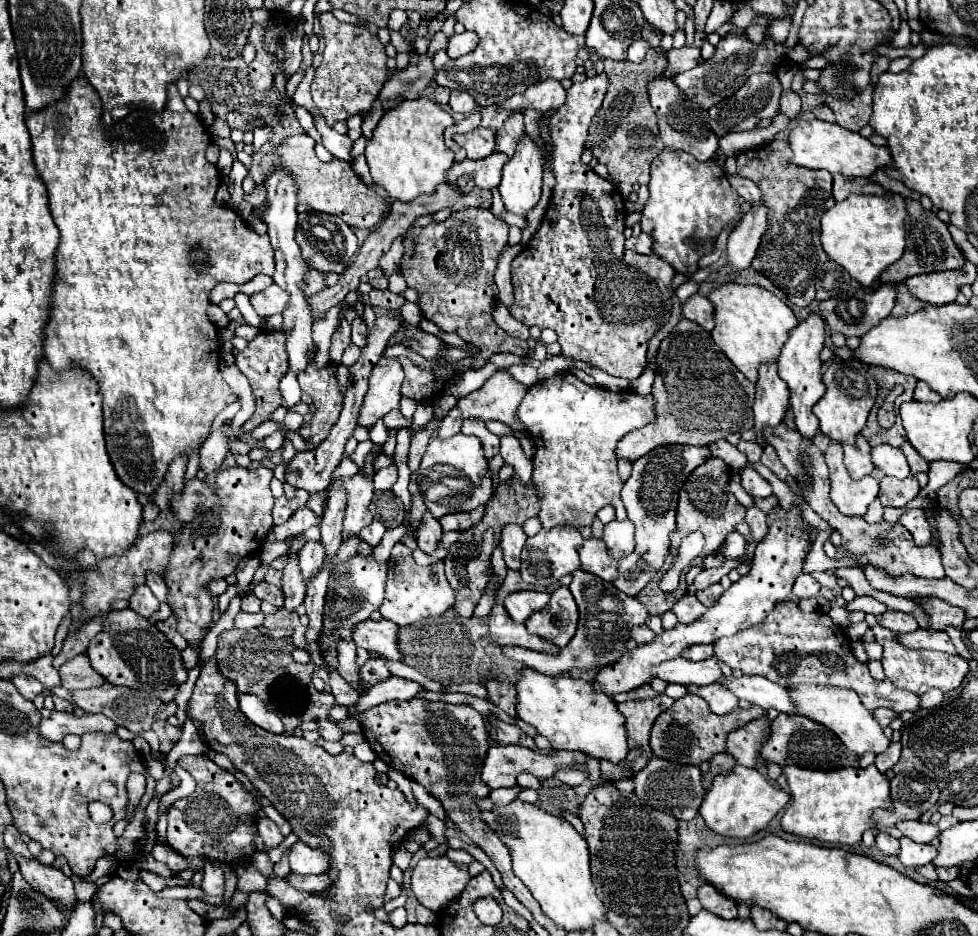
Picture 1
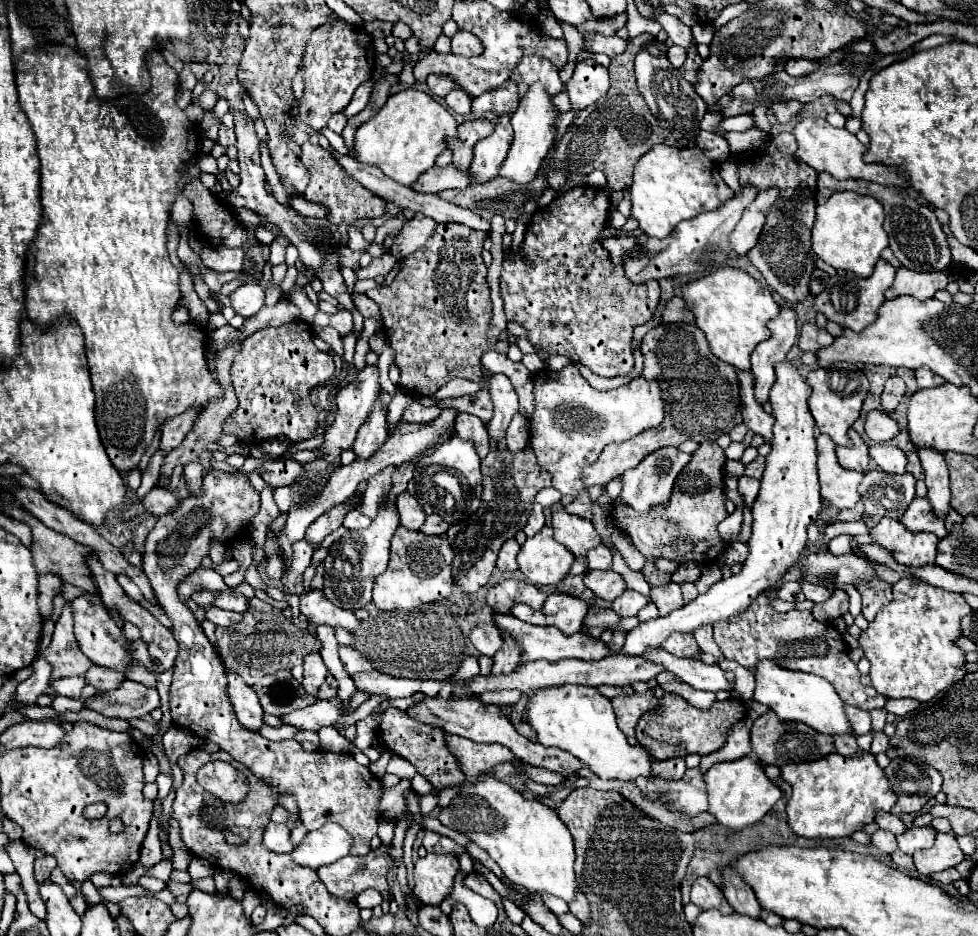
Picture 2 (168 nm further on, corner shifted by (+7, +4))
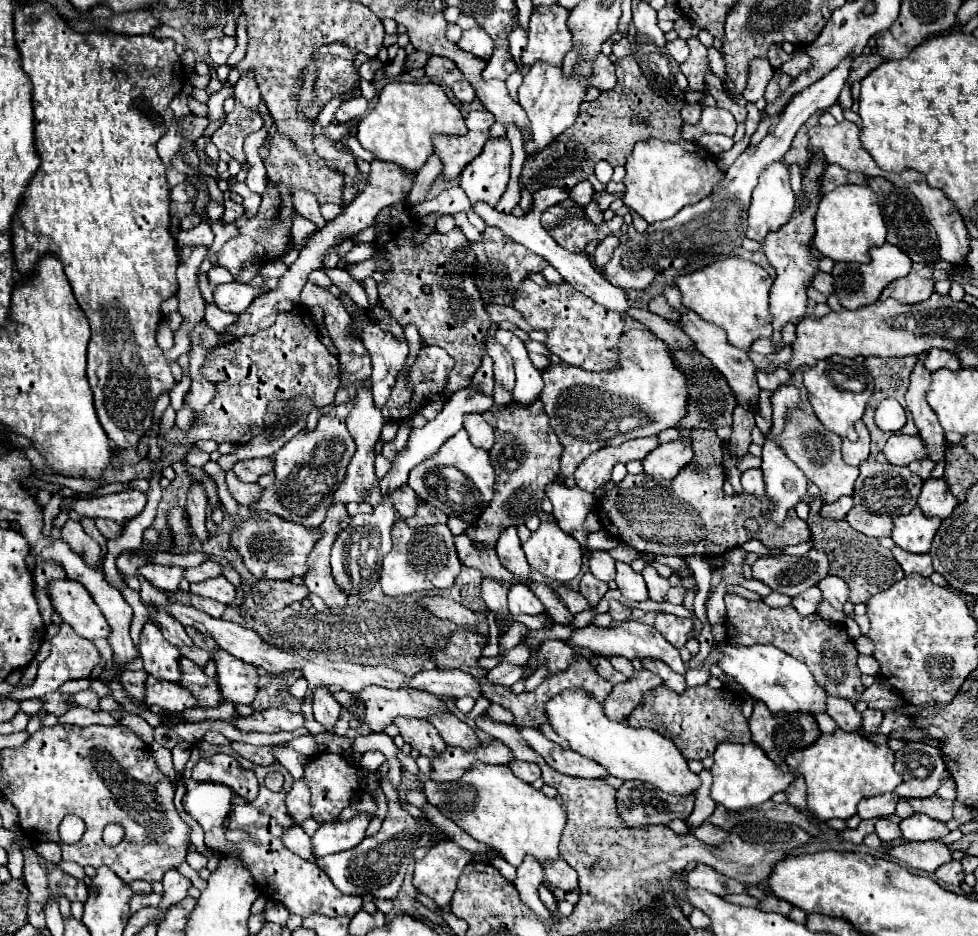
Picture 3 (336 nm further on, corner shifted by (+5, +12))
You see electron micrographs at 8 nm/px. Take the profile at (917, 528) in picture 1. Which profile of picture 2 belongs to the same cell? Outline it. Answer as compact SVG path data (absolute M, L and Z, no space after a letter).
M914 498L910 502L910 506L906 508L906 512L902 514L900 522L910 532L934 532L938 538L948 534L946 528L942 524L938 524L938 520L934 520L934 516L930 516L930 504L926 498Z

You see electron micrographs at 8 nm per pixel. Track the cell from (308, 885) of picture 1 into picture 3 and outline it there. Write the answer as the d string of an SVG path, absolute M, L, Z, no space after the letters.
M380 766L378 774L380 774L380 786L390 800L388 802L388 818L384 820L380 832L376 836L364 838L356 848L352 848L348 852L322 856L322 858L316 860L316 864L318 864L320 870L324 870L328 874L332 884L338 890L342 890L344 894L350 894L350 896L370 894L372 898L392 900L402 886L402 880L404 880L406 870L412 862L414 850L416 848L426 848L426 846L436 846L438 842L448 840L448 836L444 832L440 832L426 816L414 818L406 810L400 808L398 792L388 780L388 768L386 766Z

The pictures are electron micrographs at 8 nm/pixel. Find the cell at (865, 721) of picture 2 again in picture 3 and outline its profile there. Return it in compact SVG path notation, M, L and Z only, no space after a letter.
M828 696L826 698L826 714L836 720L838 728L842 730L858 730L862 724L860 724L860 714L854 710L854 706L844 700L844 698L836 698L836 696Z

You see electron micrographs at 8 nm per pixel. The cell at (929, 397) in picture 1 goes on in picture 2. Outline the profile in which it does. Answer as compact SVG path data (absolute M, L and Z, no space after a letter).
M918 368L918 370L916 370L916 384L918 384L918 390L924 390L924 388L942 386L944 380L942 380L942 376L930 372L928 368Z

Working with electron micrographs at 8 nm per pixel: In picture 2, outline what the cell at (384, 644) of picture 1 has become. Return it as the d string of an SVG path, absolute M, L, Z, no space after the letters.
M312 590L306 596L302 596L300 600L300 610L302 614L314 622L316 626L320 624L328 624L332 628L342 626L348 632L354 632L362 622L354 616L354 612L350 610L342 610L338 606L334 606L332 602L328 602L324 598L324 594L320 590Z

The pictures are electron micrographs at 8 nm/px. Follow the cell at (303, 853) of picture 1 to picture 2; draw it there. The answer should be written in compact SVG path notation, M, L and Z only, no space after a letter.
M324 824L316 832L308 832L306 838L292 850L292 860L306 868L320 868L336 862L350 852L350 834L338 824Z

